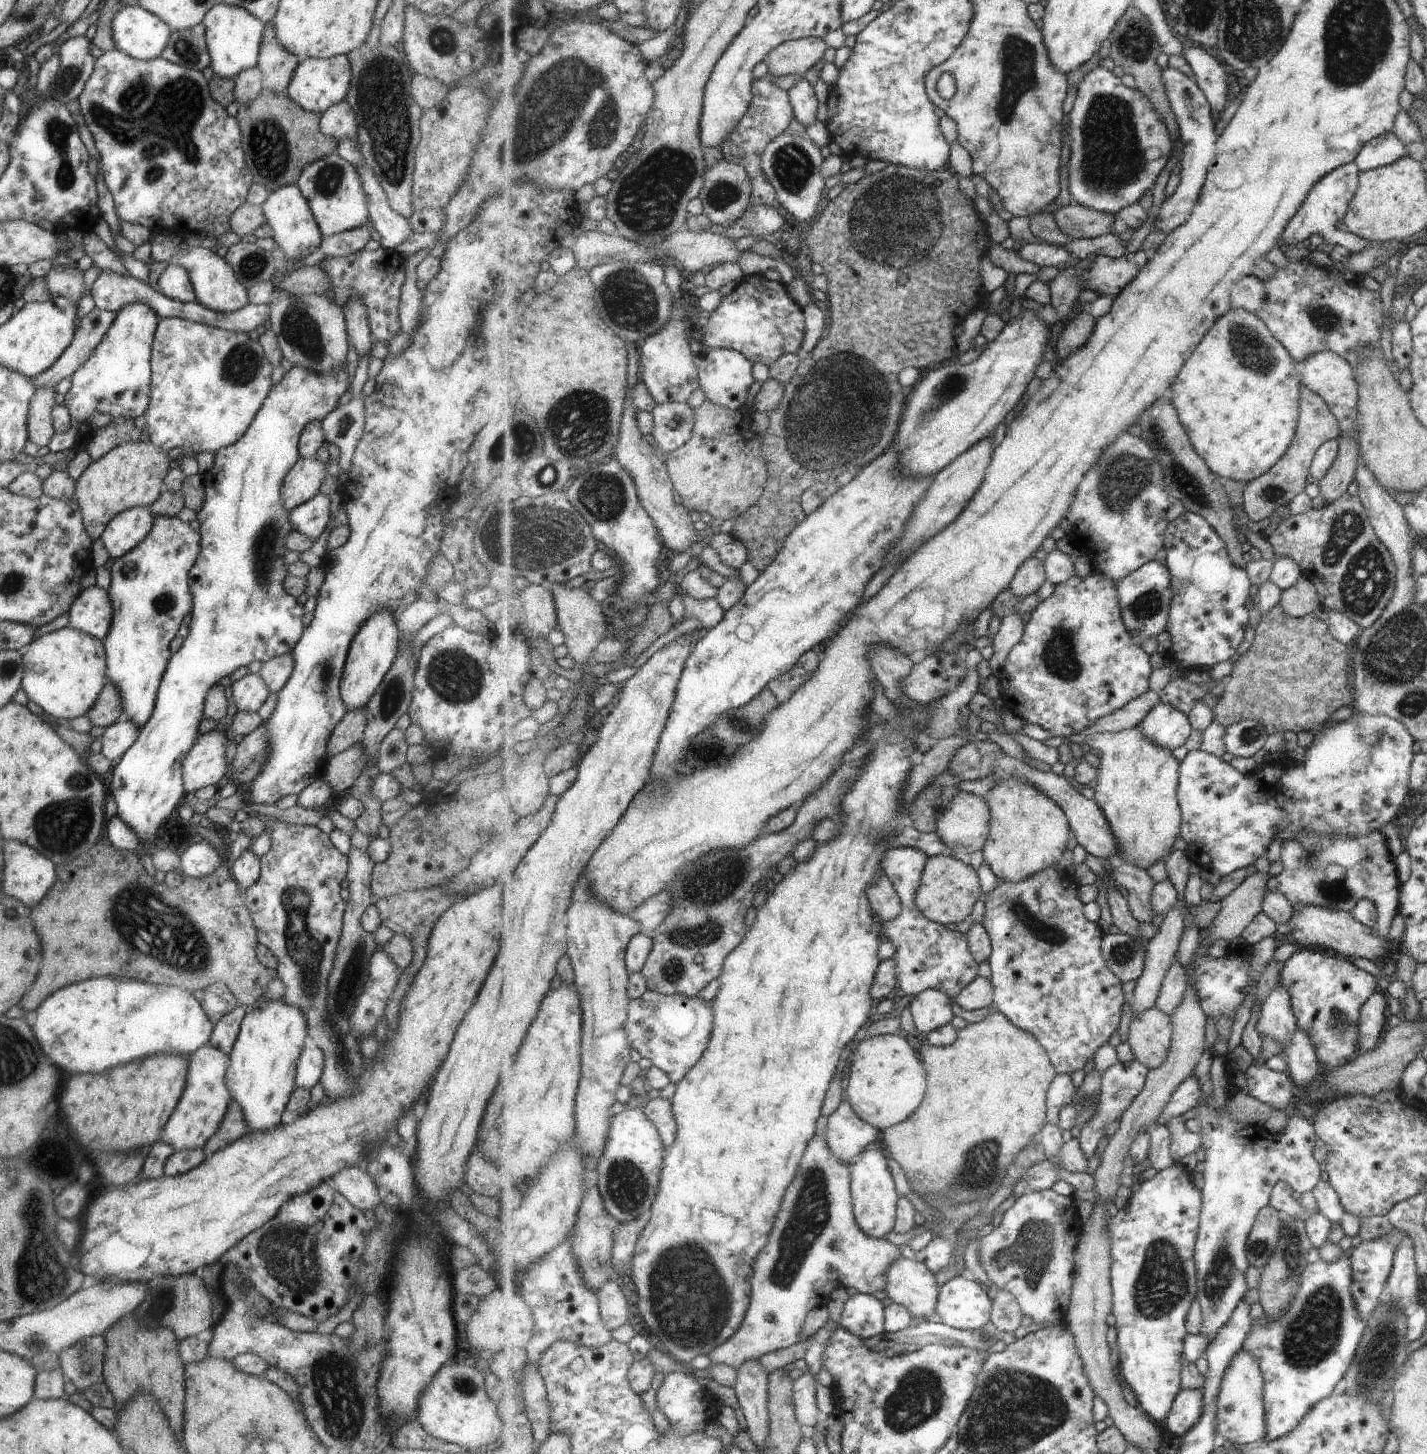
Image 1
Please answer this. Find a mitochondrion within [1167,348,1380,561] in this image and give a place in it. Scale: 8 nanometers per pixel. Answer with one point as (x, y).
(1271, 493)

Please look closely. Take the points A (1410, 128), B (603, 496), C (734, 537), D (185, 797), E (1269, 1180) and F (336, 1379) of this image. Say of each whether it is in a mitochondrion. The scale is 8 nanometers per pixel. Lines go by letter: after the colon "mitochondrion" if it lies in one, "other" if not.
A: other
B: mitochondrion
C: other
D: other
E: other
F: mitochondrion

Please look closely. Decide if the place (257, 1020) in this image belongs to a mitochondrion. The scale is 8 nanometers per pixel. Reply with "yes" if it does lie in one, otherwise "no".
no

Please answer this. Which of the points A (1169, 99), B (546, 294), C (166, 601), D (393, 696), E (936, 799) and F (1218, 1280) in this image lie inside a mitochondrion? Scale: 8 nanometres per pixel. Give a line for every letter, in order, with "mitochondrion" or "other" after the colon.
A: other
B: other
C: mitochondrion
D: mitochondrion
E: mitochondrion
F: mitochondrion

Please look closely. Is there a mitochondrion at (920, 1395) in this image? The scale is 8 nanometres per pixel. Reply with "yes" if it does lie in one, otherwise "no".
yes

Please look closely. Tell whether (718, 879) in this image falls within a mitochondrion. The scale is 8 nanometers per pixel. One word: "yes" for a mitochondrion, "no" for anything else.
yes

